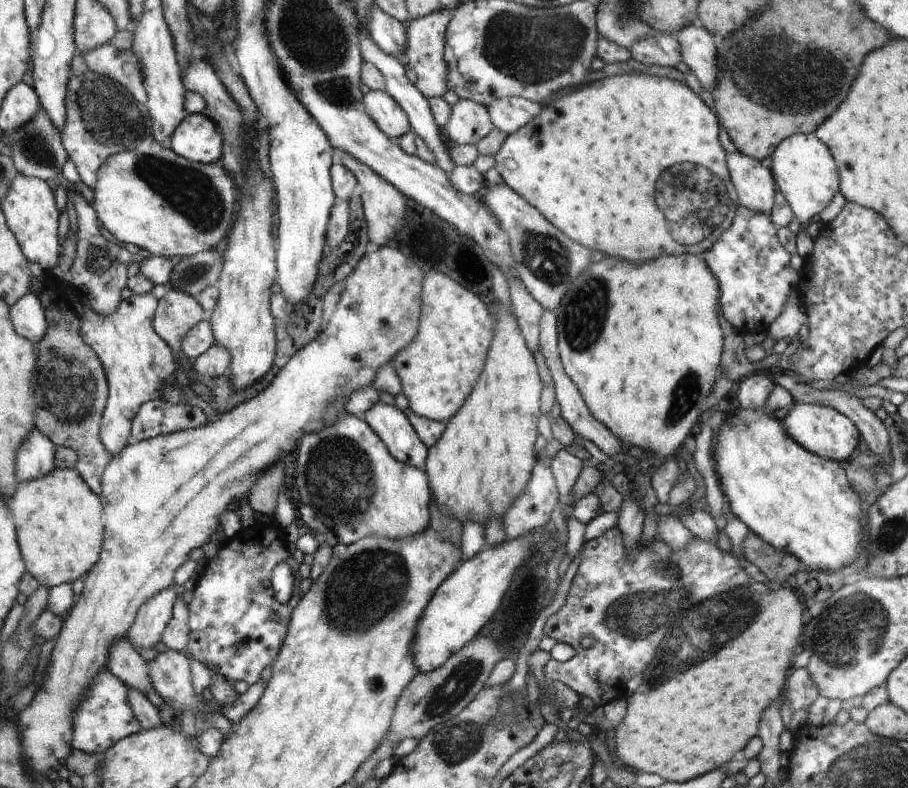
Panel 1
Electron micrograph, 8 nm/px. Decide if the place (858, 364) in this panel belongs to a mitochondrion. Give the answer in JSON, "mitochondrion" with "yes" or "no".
{"mitochondrion":"no"}

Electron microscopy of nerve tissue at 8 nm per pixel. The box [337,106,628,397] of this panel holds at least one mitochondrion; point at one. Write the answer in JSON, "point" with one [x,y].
{"point":[584,317]}

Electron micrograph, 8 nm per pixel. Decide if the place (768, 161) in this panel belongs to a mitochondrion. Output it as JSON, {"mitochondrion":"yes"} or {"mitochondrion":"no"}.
{"mitochondrion":"no"}

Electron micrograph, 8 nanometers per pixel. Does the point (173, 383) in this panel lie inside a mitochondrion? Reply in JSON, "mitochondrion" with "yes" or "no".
{"mitochondrion":"no"}

